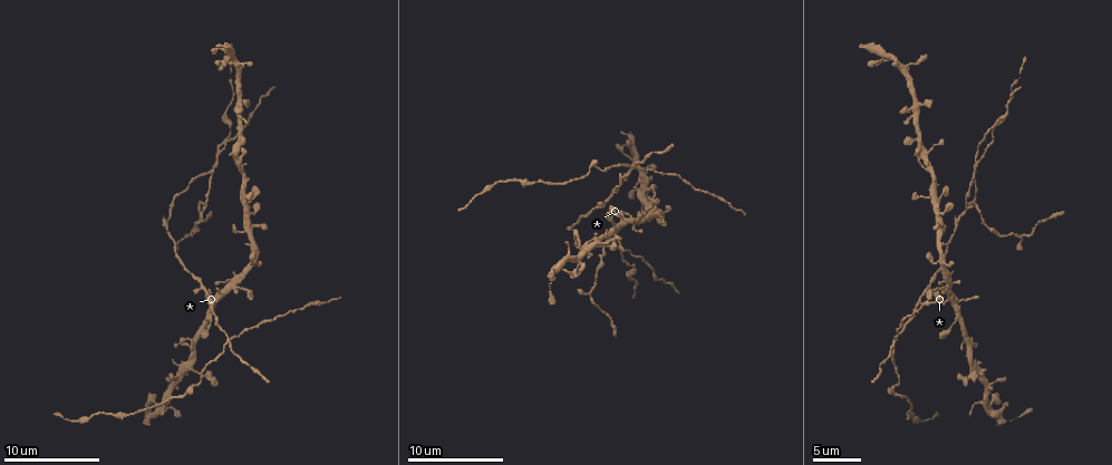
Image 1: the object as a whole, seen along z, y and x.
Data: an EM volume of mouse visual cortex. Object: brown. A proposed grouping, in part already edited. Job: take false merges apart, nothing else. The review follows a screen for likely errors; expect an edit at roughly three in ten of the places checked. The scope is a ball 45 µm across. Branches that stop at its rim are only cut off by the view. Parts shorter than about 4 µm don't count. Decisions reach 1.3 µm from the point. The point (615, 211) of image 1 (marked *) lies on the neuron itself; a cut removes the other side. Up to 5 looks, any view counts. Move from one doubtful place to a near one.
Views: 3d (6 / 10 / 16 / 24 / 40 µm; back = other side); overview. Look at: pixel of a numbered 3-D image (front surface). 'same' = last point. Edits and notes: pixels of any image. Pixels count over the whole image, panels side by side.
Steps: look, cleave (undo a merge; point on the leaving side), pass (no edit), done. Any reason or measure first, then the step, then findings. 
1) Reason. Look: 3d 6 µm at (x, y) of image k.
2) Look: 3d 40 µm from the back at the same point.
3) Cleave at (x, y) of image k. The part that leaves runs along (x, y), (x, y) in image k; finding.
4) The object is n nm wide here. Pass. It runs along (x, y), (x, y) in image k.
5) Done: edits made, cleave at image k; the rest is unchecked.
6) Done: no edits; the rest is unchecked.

Three arms meet. Look: 3d 6 µm at (202, 287) of image 1.

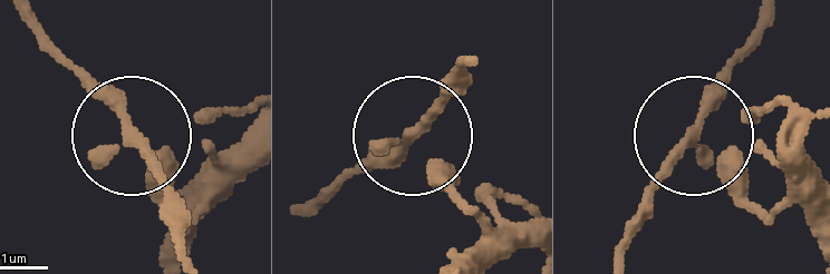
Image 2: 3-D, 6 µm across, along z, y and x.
Pass. It runs along (456, 186), (412, 135), (464, 70) in image 2; all the same neuron.

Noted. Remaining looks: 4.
Four or more arms meet. Look: 3d 16 µm at (893, 338) of image 1.

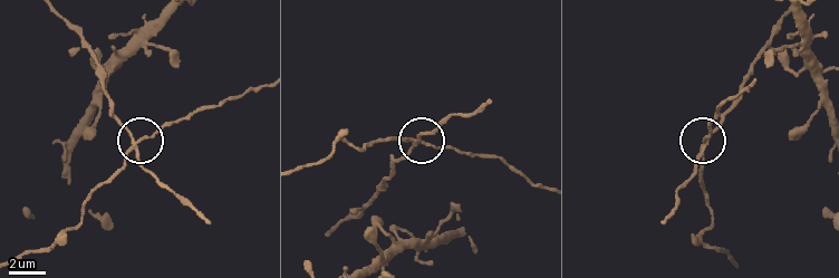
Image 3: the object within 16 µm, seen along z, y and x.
The object is 180 nm wide here. Cleave at (122, 169) of image 3. The part that leaves runs along (136, 144), (96, 188), (78, 224), (47, 248), (20, 253) in image 3; a second neuron is stuck on.

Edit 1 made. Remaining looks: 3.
Arms part here. Look: 3d 10 µm at (975, 172) of image 1.

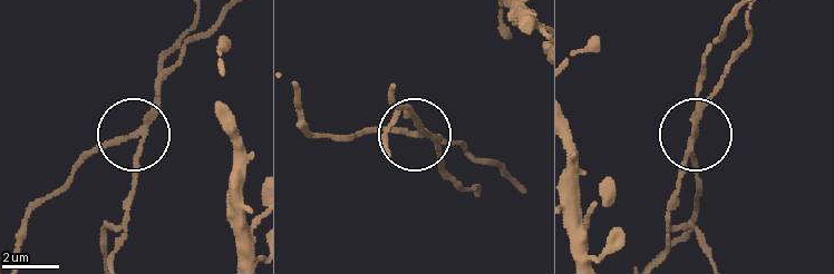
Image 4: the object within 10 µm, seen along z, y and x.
Cleave at (158, 76) of image 4. The part that leaves runs along (151, 124), (127, 214), (105, 236), (103, 251) in image 4; a second neuron is stuck on.

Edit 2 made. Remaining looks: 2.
Done: edits made, cleave at image 3, cleave at image 4; the rest is unchecked.

